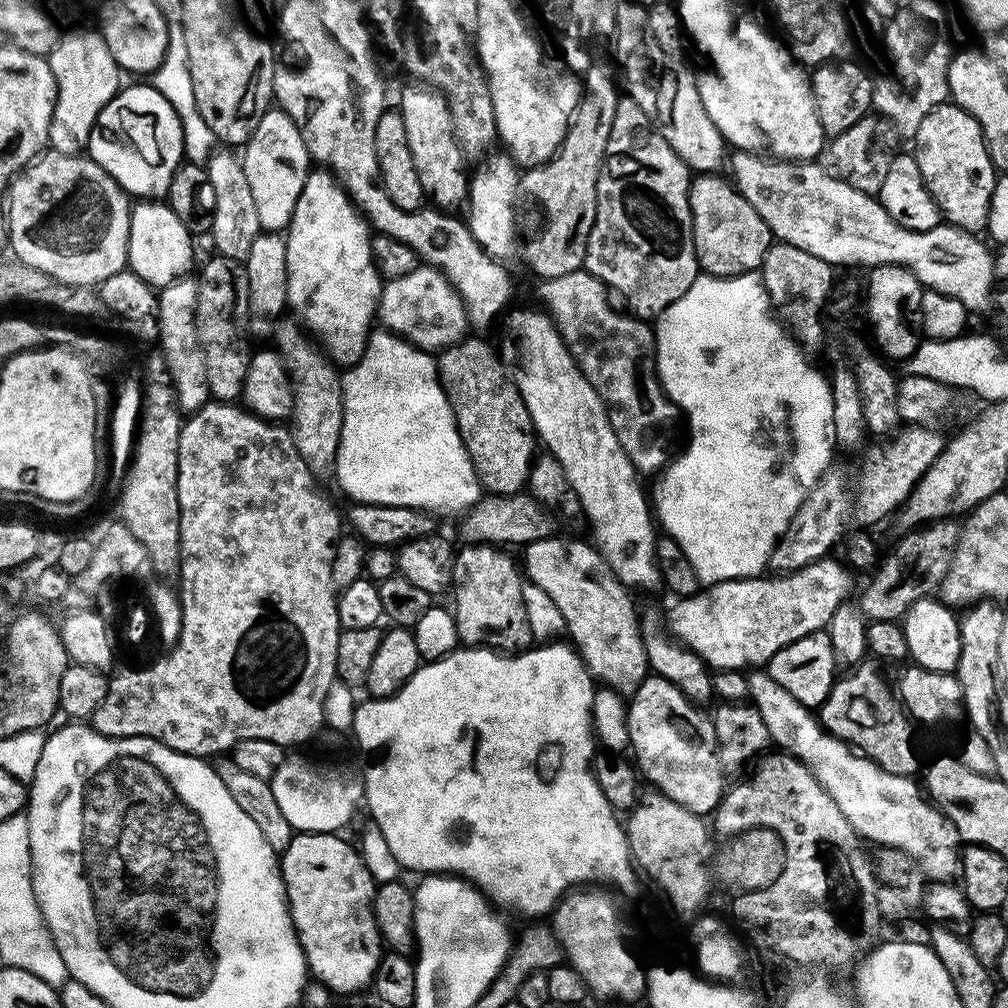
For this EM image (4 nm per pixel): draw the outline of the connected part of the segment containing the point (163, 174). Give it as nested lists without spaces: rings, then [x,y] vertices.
[[[154,86],[148,88],[121,87],[116,96],[98,114],[94,126],[88,135],[87,155],[131,197],[163,199],[169,190],[169,184],[176,169],[184,158],[184,136],[180,119],[169,103],[167,96],[162,96]]]

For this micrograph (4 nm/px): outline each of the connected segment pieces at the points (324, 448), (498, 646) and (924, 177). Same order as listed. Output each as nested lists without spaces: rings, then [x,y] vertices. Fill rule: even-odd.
[[[282,319],[275,326],[274,333],[274,341],[276,340],[277,346],[280,347],[279,355],[290,381],[290,431],[302,458],[309,466],[315,466],[317,477],[323,478],[327,472],[329,475],[329,466],[336,463],[340,431],[344,425],[342,376],[341,373],[336,373],[337,365],[313,343],[309,333],[295,319],[292,320]],[[324,464],[328,464],[328,468]]]
[[[487,543],[469,544],[456,554],[456,635],[461,645],[493,650],[524,650],[533,643],[532,631],[524,620],[521,569],[499,547]]]
[[[950,102],[942,103],[922,118],[914,143],[914,159],[920,180],[940,209],[943,219],[953,229],[983,233],[998,172],[992,166],[983,133],[973,116]]]

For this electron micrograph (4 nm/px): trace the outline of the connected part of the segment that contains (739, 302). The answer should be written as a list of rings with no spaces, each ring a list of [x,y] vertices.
[[[701,275],[664,311],[659,326],[655,329],[654,355],[656,359],[656,377],[664,389],[664,395],[673,400],[688,415],[688,428],[692,437],[688,440],[688,449],[663,469],[660,481],[656,484],[654,496],[654,516],[659,527],[664,528],[669,537],[676,541],[680,550],[686,554],[690,566],[697,568],[703,577],[703,583],[719,584],[721,580],[742,580],[750,576],[759,576],[768,568],[768,559],[776,548],[785,530],[790,526],[794,514],[804,505],[805,497],[811,495],[821,478],[829,471],[828,463],[834,453],[832,435],[832,385],[816,368],[808,365],[803,351],[795,339],[786,331],[785,325],[770,311],[768,297],[764,295],[763,283],[752,281],[752,278],[733,278],[721,280]]]

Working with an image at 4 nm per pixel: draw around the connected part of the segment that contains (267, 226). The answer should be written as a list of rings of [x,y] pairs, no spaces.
[[[279,119],[260,120],[242,148],[242,181],[248,187],[246,195],[254,200],[258,222],[265,233],[283,233],[287,229],[310,171],[310,157],[302,136],[291,120]]]

